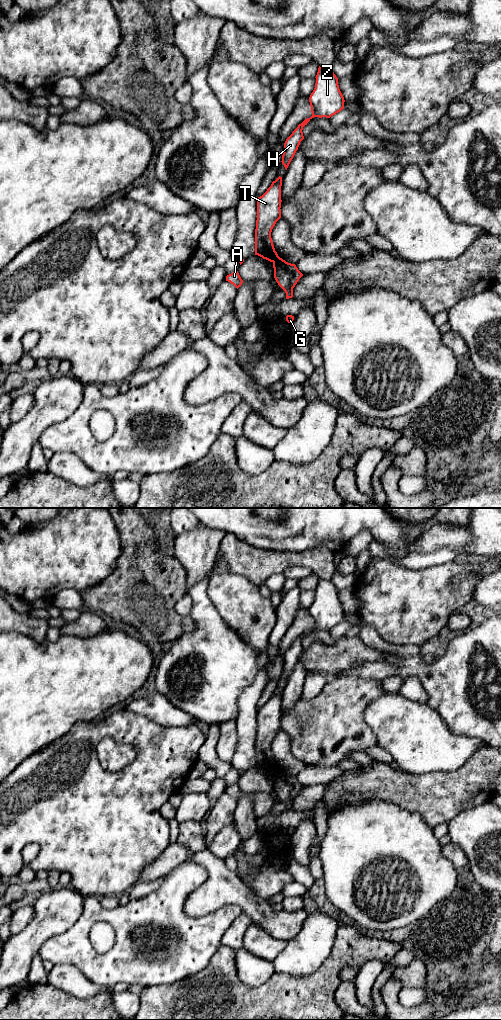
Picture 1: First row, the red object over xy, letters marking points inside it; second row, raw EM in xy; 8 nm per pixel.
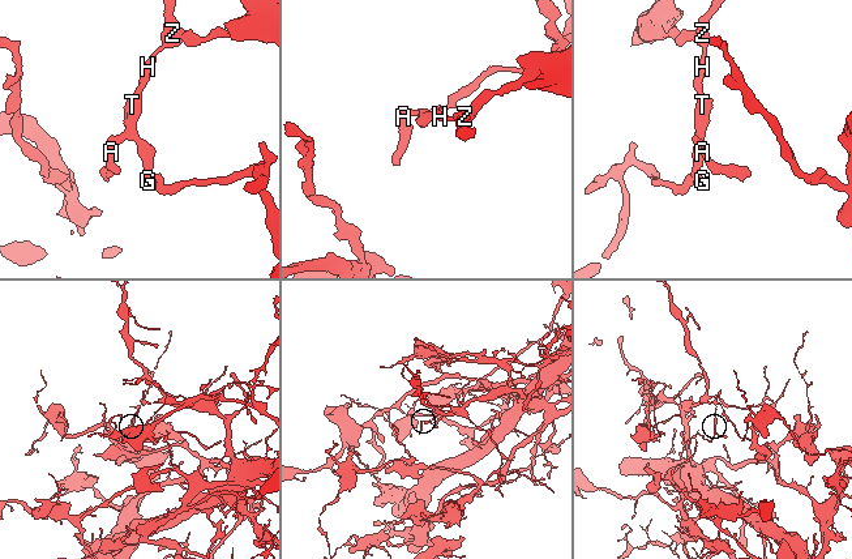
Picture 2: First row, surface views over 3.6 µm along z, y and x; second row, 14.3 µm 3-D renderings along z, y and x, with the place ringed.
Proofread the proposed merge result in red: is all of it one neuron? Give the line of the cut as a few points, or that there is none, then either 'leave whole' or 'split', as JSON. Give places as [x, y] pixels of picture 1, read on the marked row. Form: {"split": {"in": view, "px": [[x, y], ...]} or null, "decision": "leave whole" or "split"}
{"split": {"in": "xy", "px": [[278, 256], [273, 262]]}, "decision": "split"}

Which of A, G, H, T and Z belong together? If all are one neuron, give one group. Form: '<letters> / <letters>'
A H T Z / G

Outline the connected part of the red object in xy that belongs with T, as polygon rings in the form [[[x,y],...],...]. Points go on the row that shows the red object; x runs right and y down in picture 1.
[[[282,177],[272,182],[267,191],[257,198],[257,220],[255,229],[255,255],[270,262],[278,259],[271,232],[281,218],[281,186]]]

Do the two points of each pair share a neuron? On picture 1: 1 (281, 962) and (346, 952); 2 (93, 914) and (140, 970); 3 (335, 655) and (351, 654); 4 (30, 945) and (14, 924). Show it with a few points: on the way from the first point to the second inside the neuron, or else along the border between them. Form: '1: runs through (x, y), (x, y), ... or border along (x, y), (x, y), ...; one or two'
1: border along (336, 933), (330, 954), (312, 972); two
2: runs through (110, 917), (126, 933), (134, 953); one
3: runs through (339, 655), (347, 654); one
4: border along (33, 911), (31, 921), (18, 933), (11, 935); two

